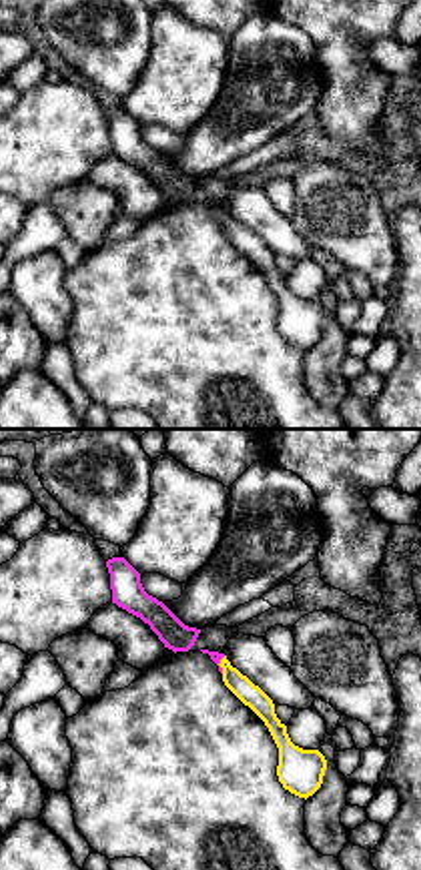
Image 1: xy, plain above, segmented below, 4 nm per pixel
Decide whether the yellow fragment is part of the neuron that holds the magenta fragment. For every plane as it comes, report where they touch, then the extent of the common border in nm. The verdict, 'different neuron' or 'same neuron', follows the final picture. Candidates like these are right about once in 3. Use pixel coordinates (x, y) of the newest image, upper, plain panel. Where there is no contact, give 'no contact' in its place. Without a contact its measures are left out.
meets magenta at (219, 213); contact 70 nm long

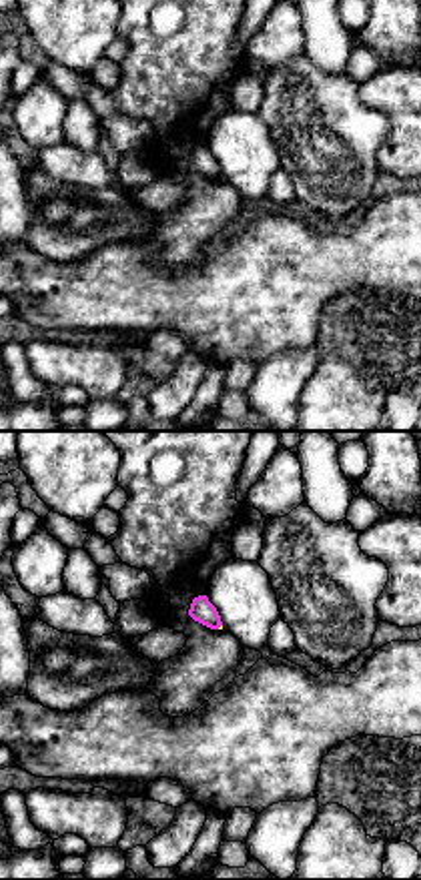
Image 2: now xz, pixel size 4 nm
meets magenta at (219, 177); contact 30 nm long

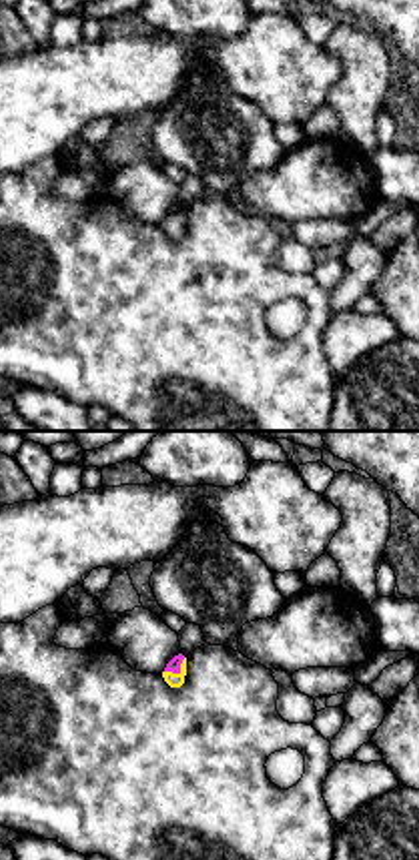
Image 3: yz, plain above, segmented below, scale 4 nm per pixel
meets magenta at (177, 223); contact 110 nm long

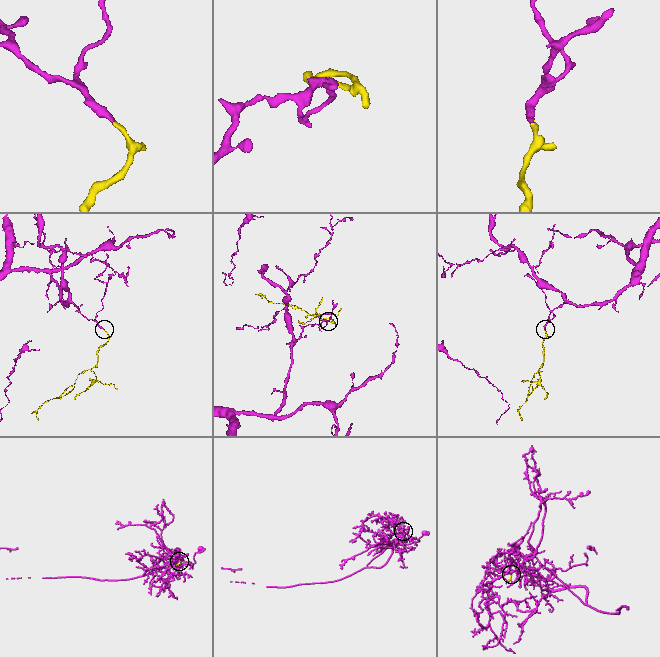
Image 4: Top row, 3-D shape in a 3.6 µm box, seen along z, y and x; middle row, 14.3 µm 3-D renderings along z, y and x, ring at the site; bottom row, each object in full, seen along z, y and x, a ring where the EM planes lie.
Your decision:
same neuron

